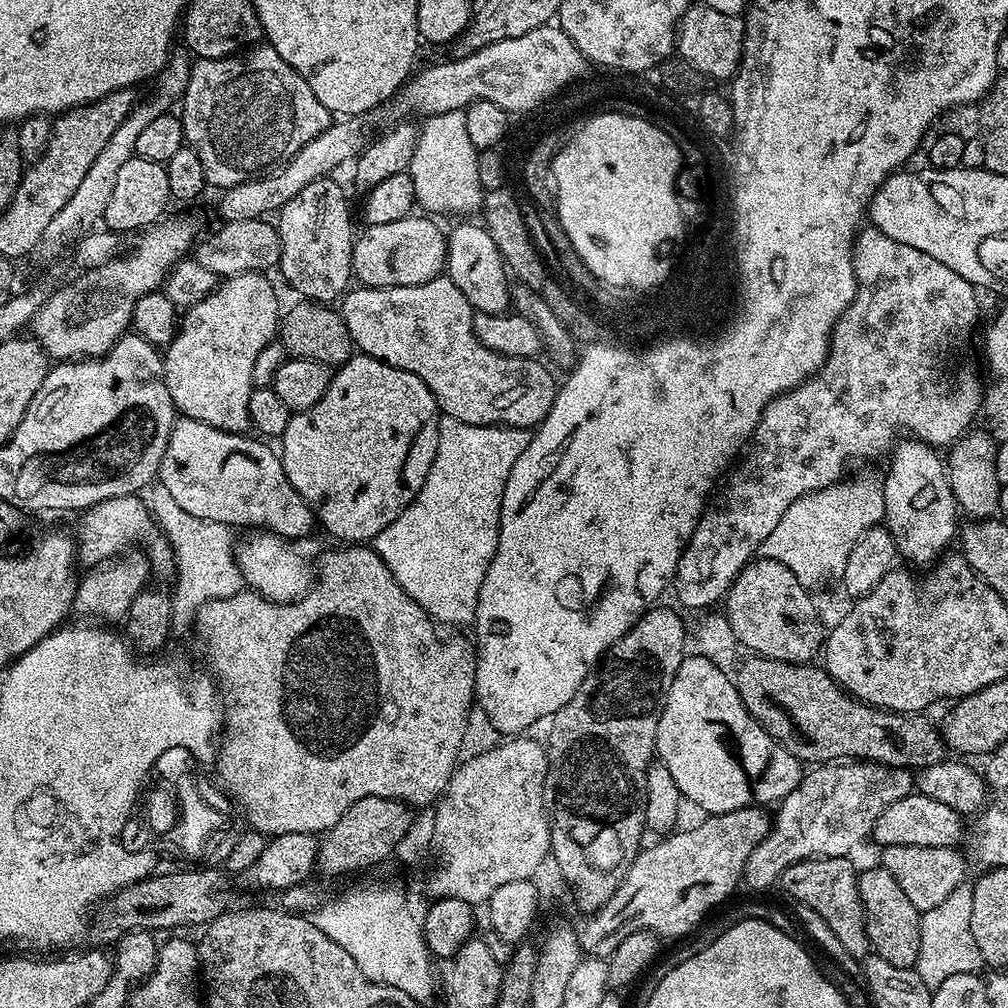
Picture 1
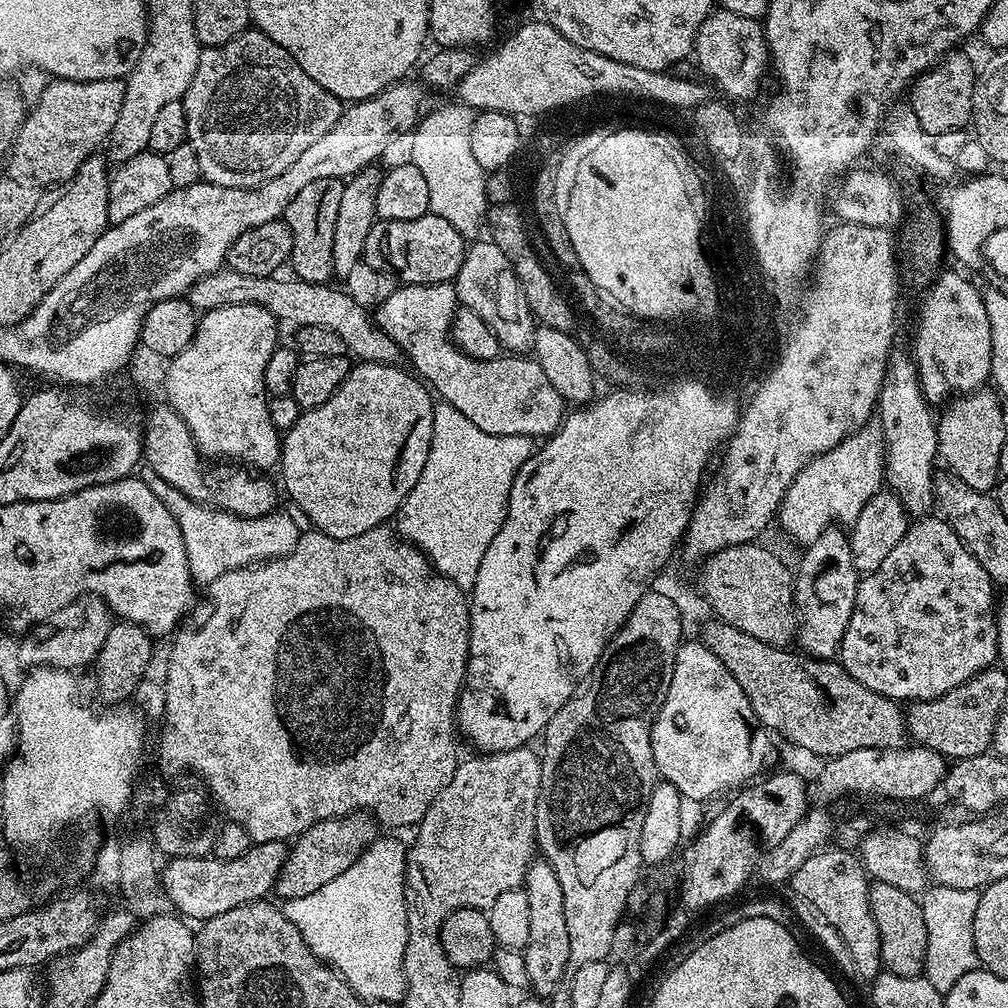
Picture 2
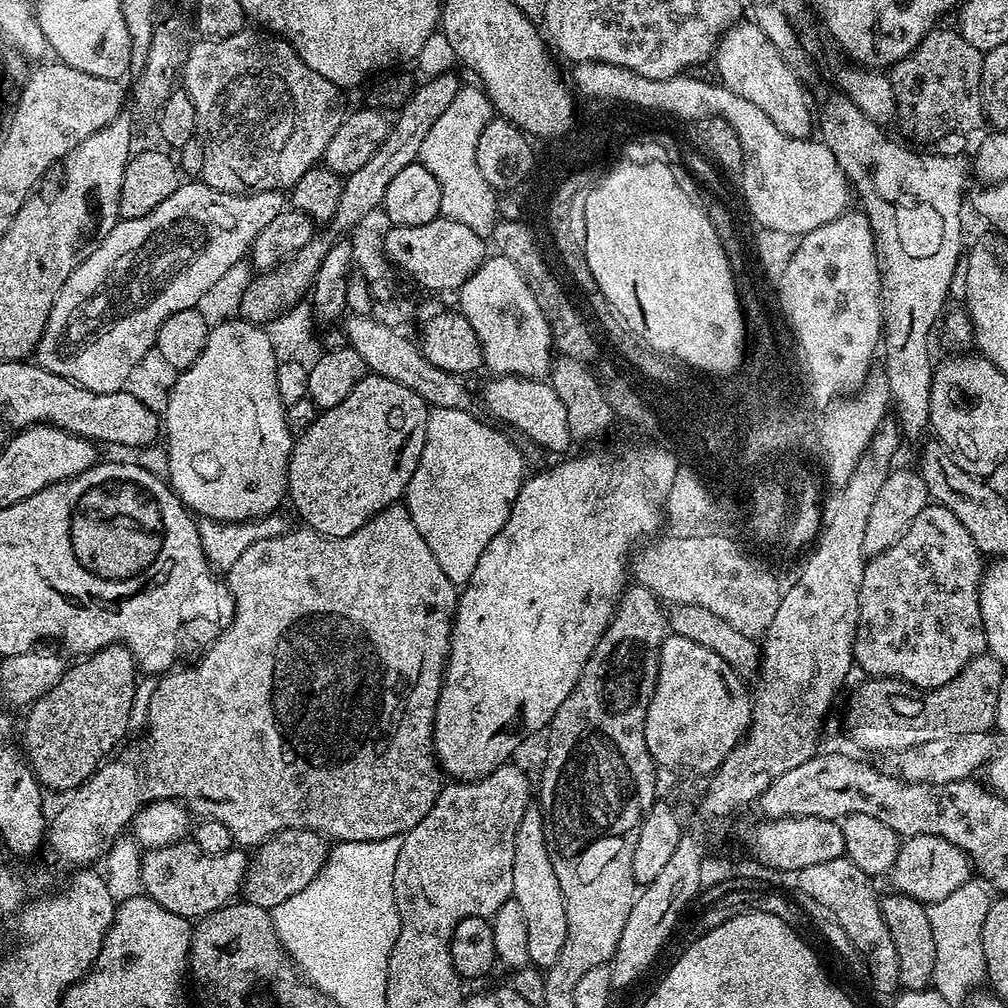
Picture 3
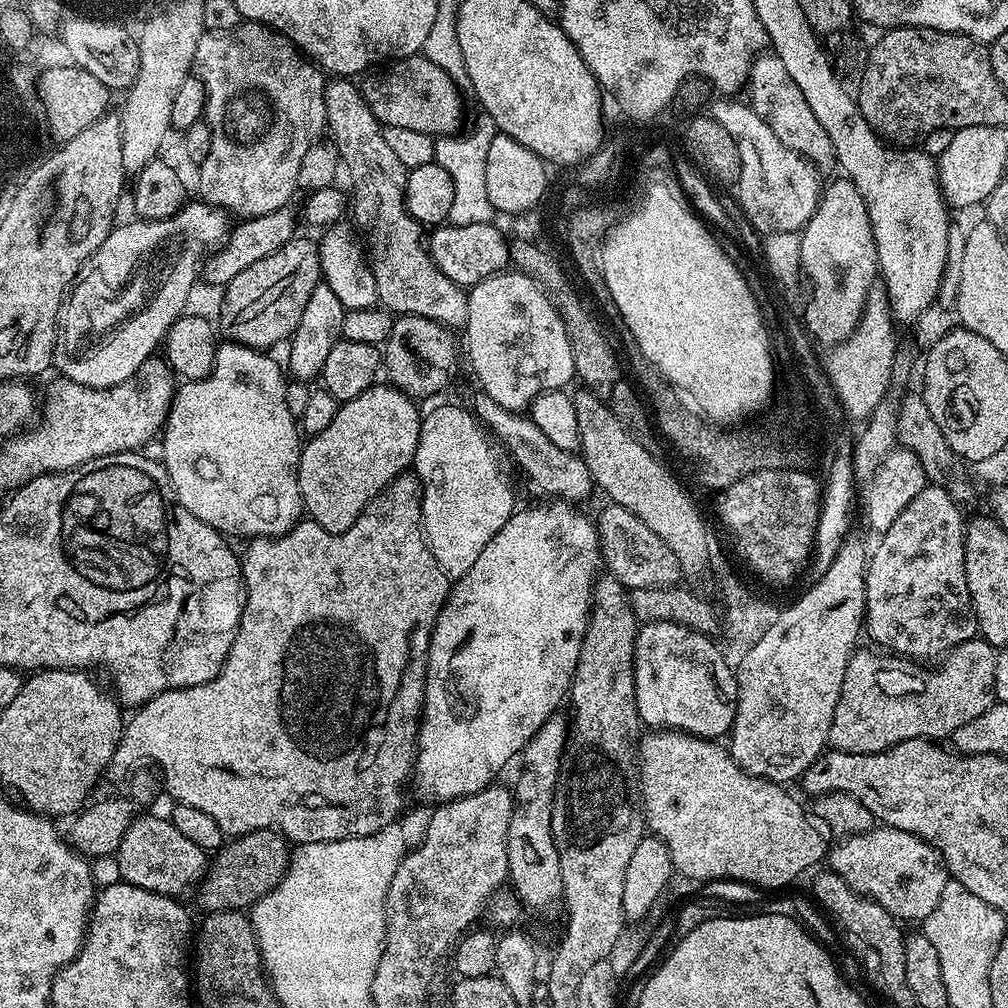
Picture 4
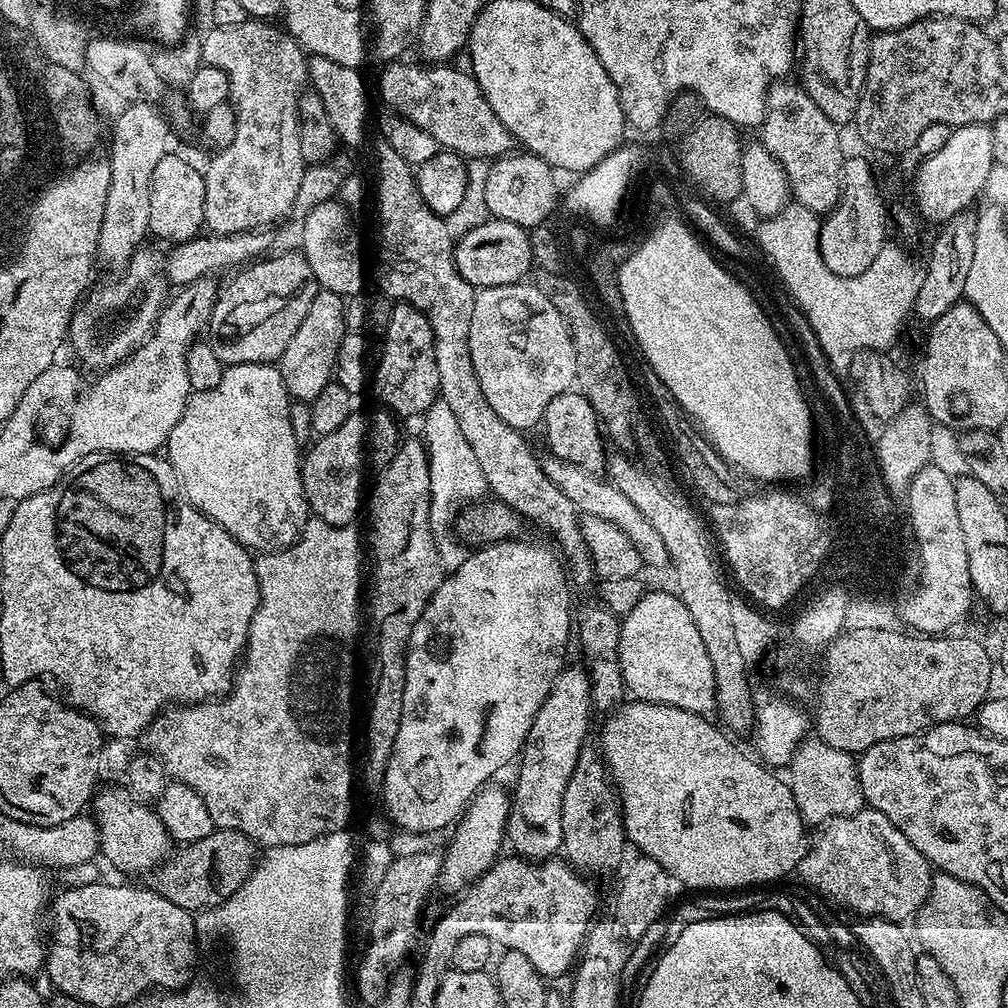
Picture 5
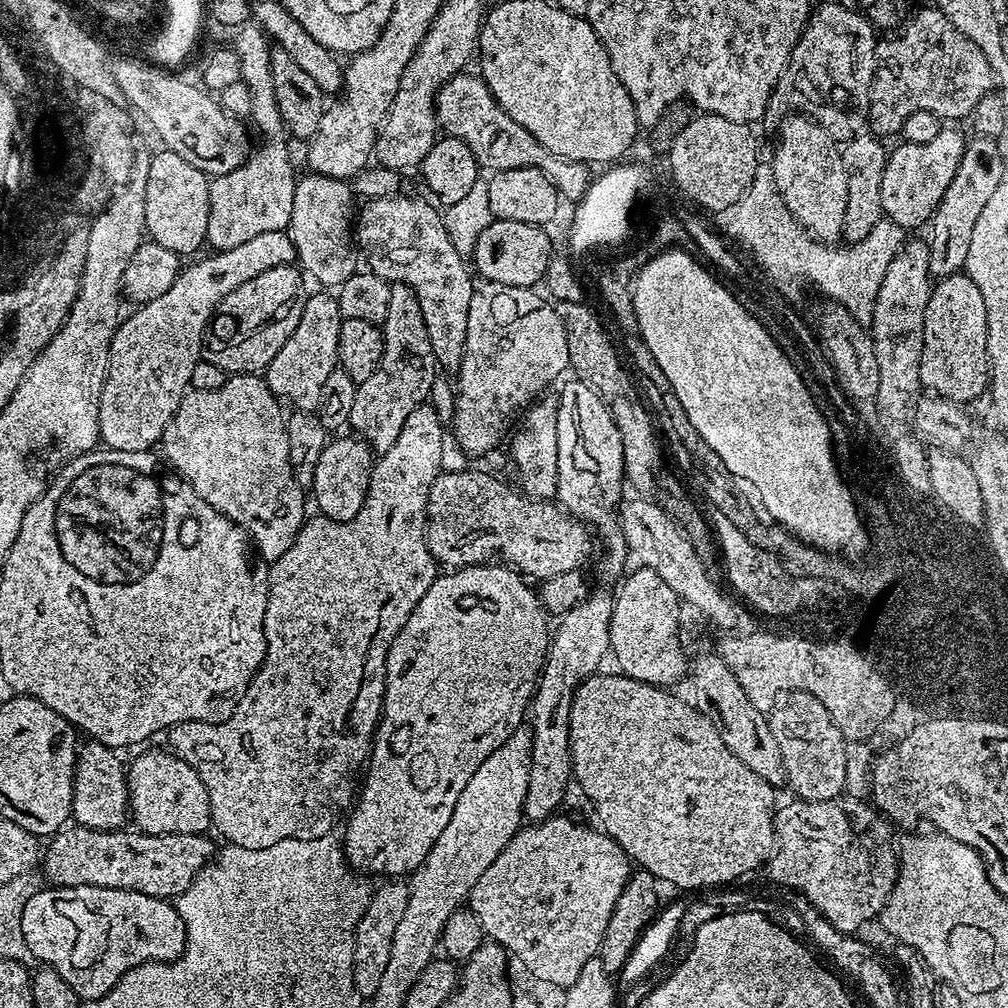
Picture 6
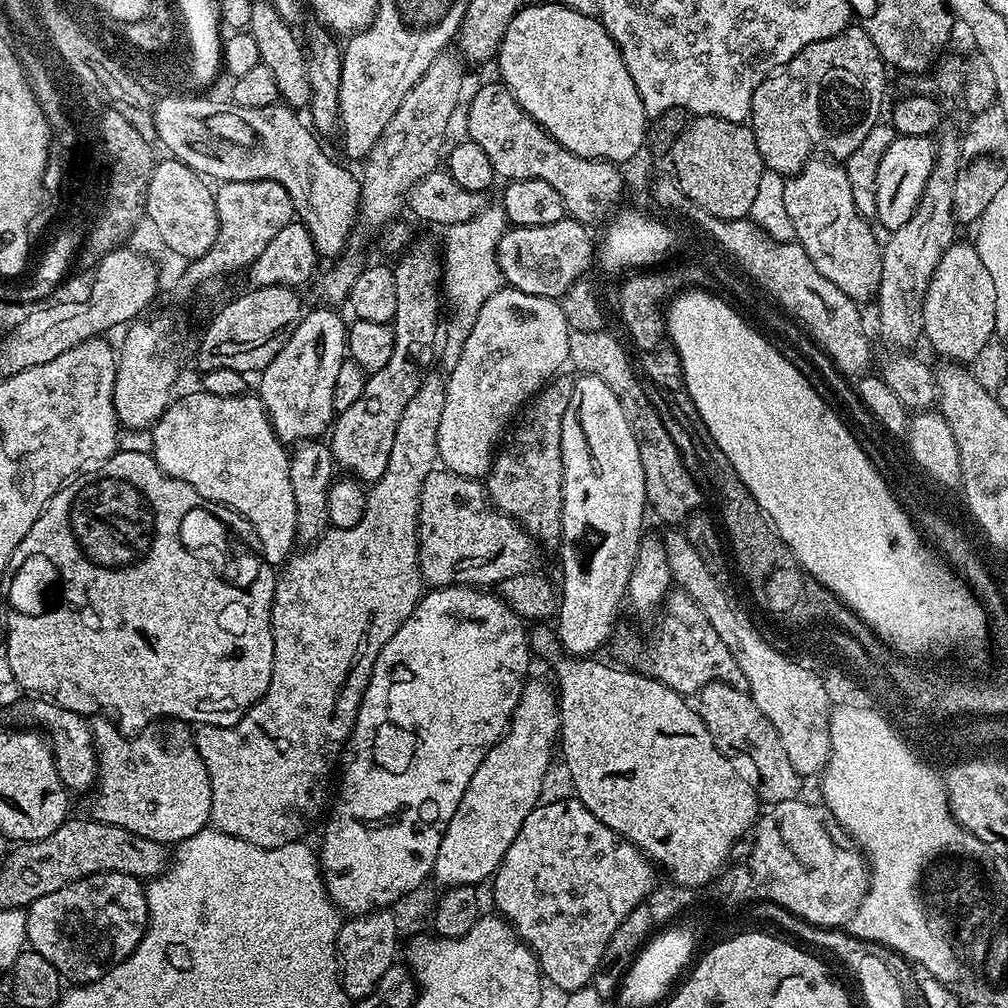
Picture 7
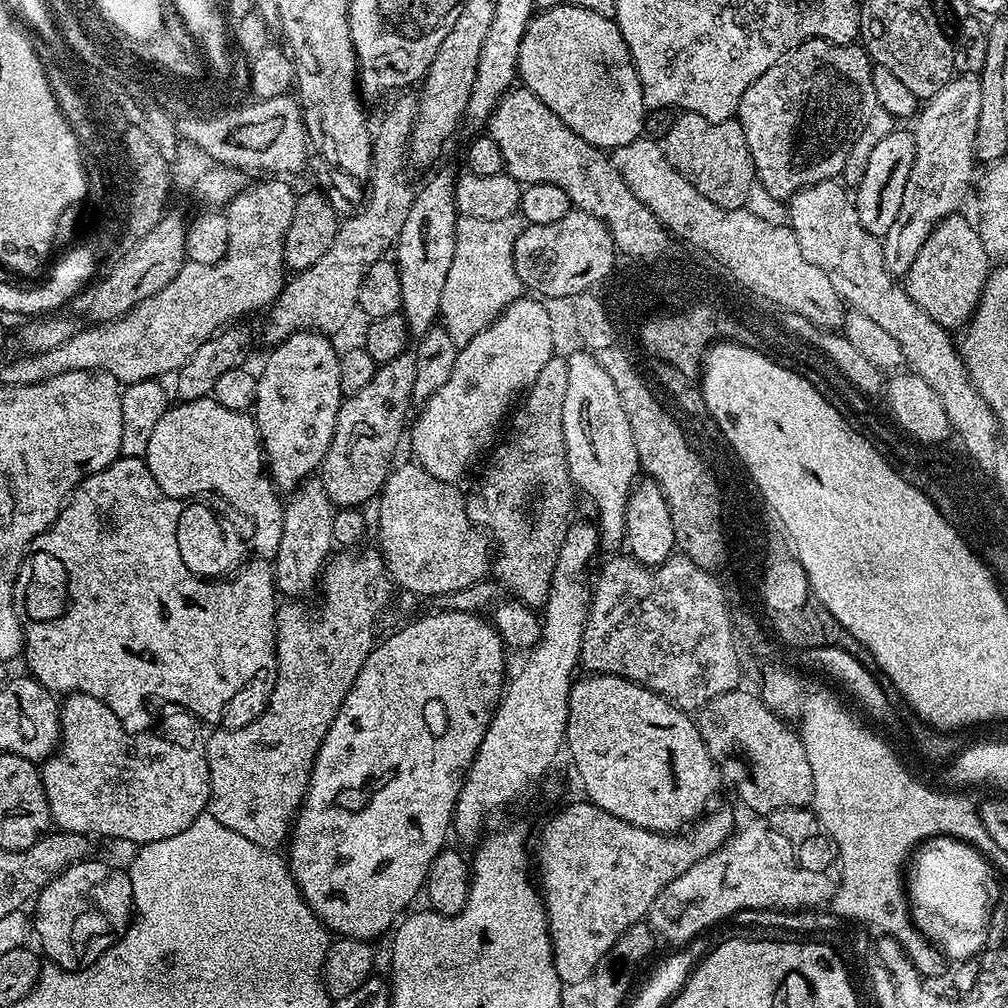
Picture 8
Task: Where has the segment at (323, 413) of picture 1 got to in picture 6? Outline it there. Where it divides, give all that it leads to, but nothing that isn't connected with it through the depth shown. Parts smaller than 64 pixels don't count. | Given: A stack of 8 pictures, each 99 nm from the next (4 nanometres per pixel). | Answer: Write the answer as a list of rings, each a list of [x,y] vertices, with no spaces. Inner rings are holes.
[[[352,434],[344,435],[329,439],[328,445],[322,450],[322,458],[318,460],[310,489],[311,499],[312,496],[316,499],[315,511],[333,524],[350,522],[350,518],[354,518],[358,510],[362,510],[374,463],[374,453],[363,440]]]

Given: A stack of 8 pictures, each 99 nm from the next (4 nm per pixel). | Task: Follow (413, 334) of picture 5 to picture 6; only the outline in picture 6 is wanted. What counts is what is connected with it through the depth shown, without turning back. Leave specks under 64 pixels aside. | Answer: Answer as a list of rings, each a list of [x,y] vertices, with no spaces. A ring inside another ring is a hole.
[[[393,284],[391,287],[387,307],[389,316],[382,325],[382,362],[378,362],[378,370],[374,370],[366,382],[356,385],[354,406],[347,423],[347,427],[376,454],[394,446],[402,426],[406,426],[406,418],[410,418],[410,412],[431,397],[432,386],[438,380],[438,365],[430,346],[430,334],[426,334],[422,306],[418,306],[414,290],[405,284]]]

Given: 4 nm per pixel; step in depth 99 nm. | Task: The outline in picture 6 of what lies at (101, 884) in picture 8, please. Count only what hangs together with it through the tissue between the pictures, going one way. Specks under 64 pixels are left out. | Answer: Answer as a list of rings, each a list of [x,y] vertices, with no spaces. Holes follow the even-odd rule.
[[[44,886],[26,902],[20,920],[22,936],[33,961],[62,974],[62,978],[66,978],[66,982],[72,987],[74,994],[80,996],[81,1001],[102,998],[119,982],[122,974],[134,970],[134,966],[181,959],[188,941],[186,926],[175,903],[121,888]]]

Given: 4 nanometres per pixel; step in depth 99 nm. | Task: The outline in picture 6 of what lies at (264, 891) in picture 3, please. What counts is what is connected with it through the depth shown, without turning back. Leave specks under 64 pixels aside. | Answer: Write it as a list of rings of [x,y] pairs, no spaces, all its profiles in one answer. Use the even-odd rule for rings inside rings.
[[[68,826],[56,833],[47,841],[46,847],[42,852],[42,871],[49,885],[57,888],[73,888],[74,886],[102,886],[103,888],[121,888],[122,890],[134,890],[138,894],[150,894],[159,900],[168,900],[180,896],[194,882],[197,874],[204,869],[205,864],[209,863],[214,856],[214,847],[204,834],[158,834],[151,836],[145,832],[131,830],[113,830],[103,832],[102,830],[94,830],[93,828],[82,828],[79,826]]]

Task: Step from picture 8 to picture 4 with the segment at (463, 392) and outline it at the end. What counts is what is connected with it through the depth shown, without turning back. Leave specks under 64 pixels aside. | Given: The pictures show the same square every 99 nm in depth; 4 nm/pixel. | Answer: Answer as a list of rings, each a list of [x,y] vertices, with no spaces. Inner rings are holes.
[[[515,270],[495,272],[493,276],[487,276],[482,282],[472,285],[468,292],[467,332],[468,360],[480,383],[477,385],[506,410],[523,413],[531,409],[534,397],[544,392],[567,389],[567,384],[573,383],[576,367],[566,326],[543,290],[526,274]]]

